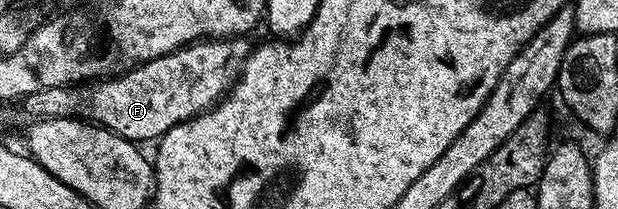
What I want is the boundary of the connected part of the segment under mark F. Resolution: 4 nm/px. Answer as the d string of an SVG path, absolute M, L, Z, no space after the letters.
M204 39L176 49L132 67L121 77L109 76L93 87L90 97L83 88L65 86L37 88L22 99L30 119L76 117L88 103L89 117L95 124L135 143L155 142L175 125L191 121L199 113L207 113L229 92L228 69L233 75L241 72L248 59L250 45L244 39Z

